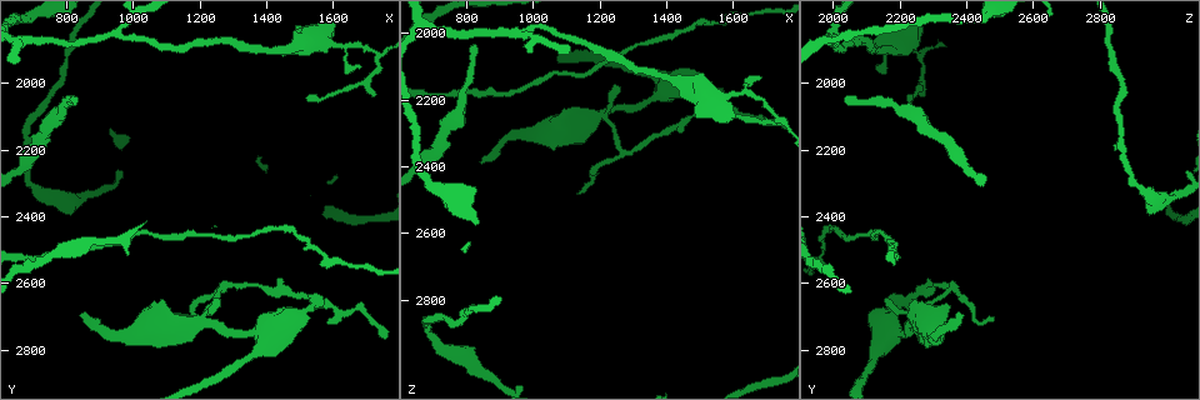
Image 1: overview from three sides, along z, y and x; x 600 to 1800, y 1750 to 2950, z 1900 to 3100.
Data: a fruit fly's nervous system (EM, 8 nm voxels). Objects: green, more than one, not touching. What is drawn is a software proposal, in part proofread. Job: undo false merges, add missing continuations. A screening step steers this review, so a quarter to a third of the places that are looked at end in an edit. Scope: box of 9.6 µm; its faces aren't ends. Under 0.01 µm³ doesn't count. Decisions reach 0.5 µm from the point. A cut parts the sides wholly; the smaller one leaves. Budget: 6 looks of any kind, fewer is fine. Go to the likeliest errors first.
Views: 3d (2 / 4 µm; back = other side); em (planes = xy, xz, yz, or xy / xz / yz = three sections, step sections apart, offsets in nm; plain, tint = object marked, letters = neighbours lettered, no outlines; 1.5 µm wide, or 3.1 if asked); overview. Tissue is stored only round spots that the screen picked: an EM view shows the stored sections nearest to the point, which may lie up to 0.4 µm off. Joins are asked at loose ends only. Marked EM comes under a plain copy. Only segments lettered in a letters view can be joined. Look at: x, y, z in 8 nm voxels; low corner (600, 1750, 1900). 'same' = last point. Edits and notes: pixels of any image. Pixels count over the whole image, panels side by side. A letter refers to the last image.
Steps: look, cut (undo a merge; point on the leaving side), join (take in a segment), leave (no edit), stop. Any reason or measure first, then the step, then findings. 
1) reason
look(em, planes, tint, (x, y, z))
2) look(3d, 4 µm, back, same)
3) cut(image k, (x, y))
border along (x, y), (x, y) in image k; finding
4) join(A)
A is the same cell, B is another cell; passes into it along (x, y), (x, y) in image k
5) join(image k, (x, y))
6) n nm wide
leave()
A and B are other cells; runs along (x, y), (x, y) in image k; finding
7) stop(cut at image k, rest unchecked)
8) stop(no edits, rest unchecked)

thick turns thin
look(em, planes, letters, (1550, 2650, 2200))

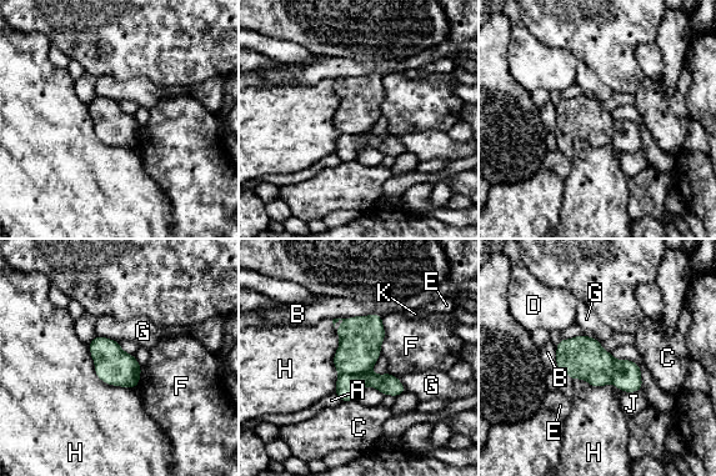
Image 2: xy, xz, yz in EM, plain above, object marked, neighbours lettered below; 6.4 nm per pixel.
cut(image 2, (348, 386))
A, B, C, D, E, F, G, H, J and K are other cells; border along (370, 370), (362, 374), (340, 374) in image 2; two neurons meet here

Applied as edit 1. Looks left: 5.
tapers out
look(3d, 2 µm, (820, 2050, 2040))

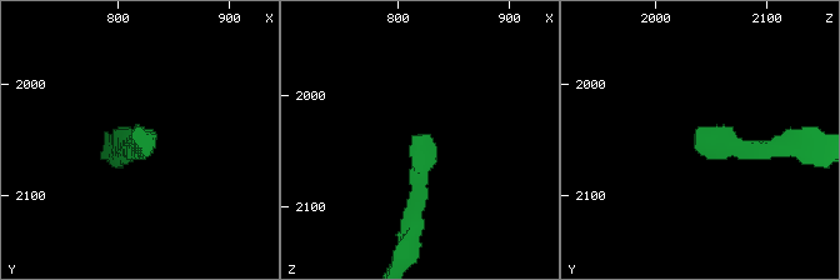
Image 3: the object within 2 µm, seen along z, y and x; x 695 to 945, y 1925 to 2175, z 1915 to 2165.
now the EM
look(em, planes, tint, (820, 2040, 2038))

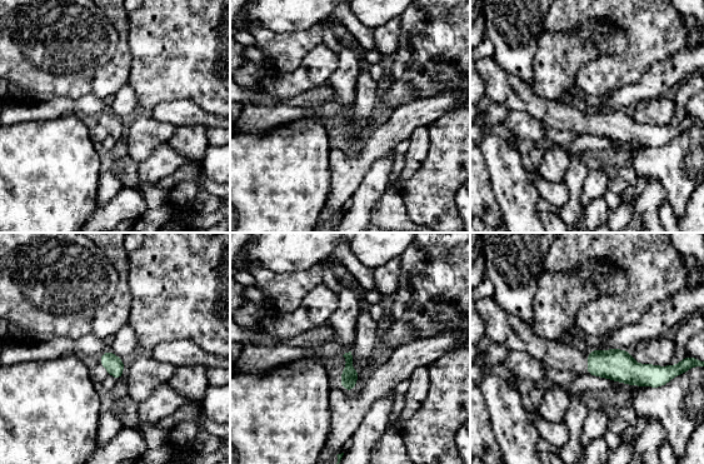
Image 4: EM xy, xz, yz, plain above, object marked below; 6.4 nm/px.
look(em, planes, letters, same)

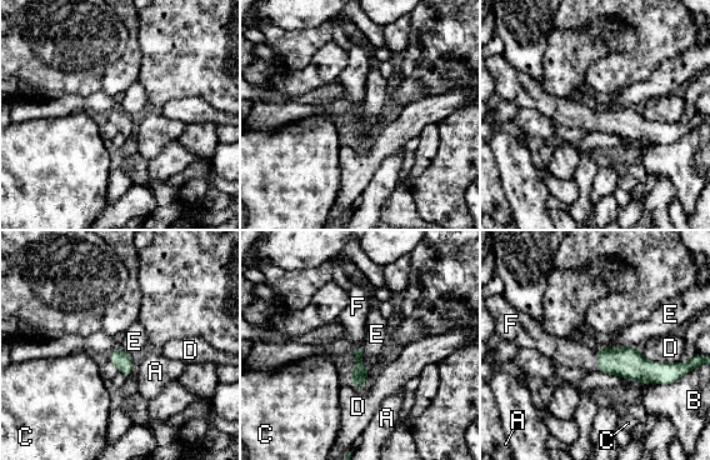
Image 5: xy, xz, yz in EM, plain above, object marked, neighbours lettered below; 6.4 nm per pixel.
join(F)
F is the same cell, A, B, C, D and E are other cells; it goes on there

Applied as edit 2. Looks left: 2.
two arms in line, one across
look(em, planes, tint, (960, 1850, 2000))

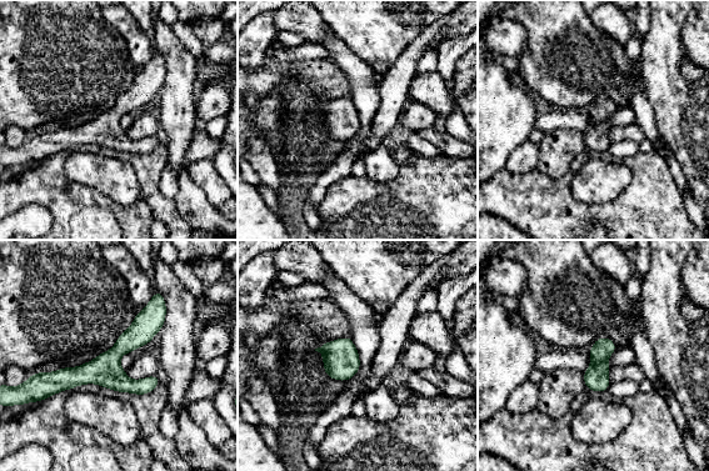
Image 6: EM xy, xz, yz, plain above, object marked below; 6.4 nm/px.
what lies round it
look(em, planes, letters, same)

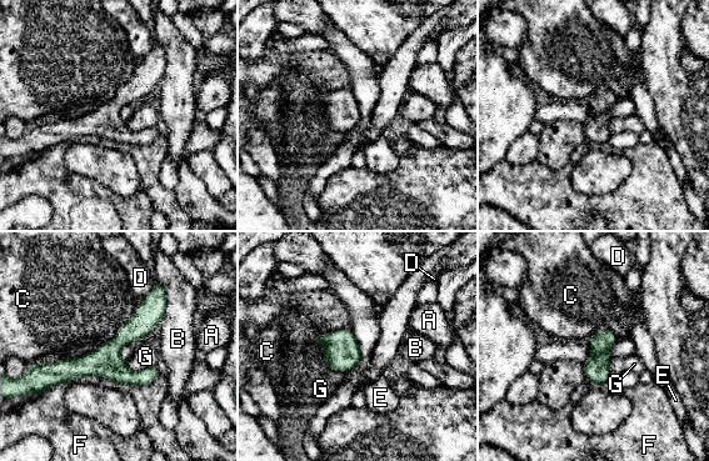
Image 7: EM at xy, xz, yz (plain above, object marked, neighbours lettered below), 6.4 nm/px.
leave()
A, B, C, D, E, F and G are other cells; border along (124, 362), (131, 370), (155, 365) in image 7; all the same neuron

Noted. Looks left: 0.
stop(cut at image 2, join at image 5, rest unchecked)

